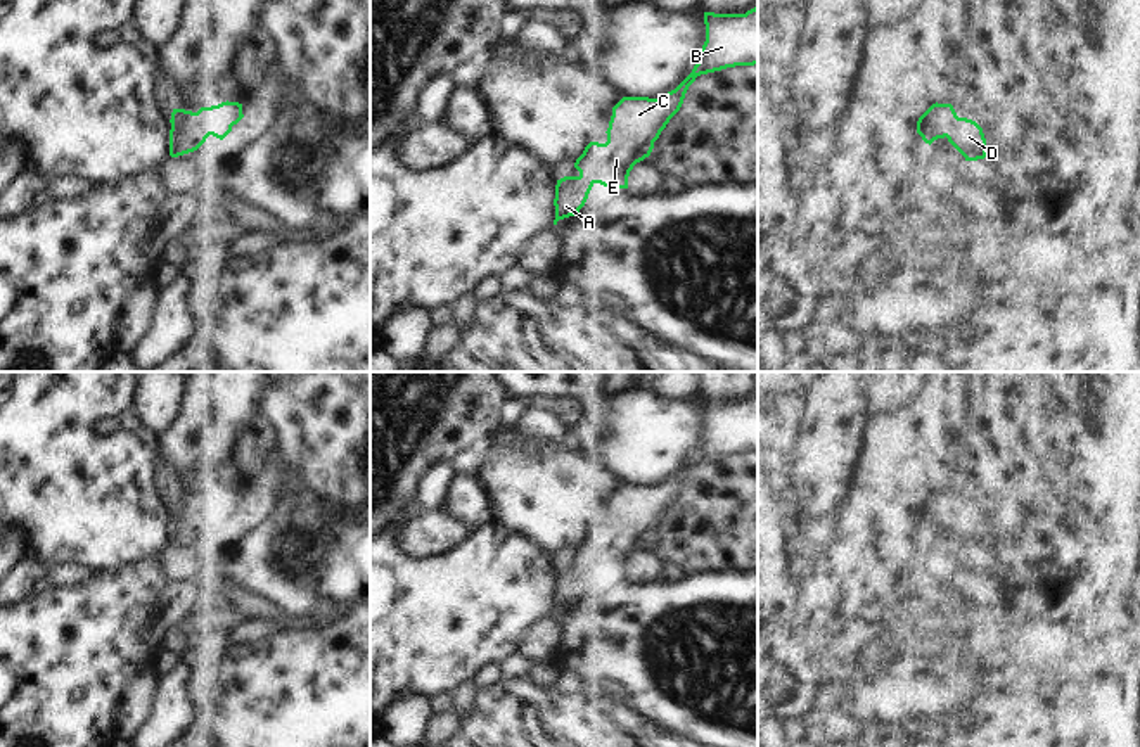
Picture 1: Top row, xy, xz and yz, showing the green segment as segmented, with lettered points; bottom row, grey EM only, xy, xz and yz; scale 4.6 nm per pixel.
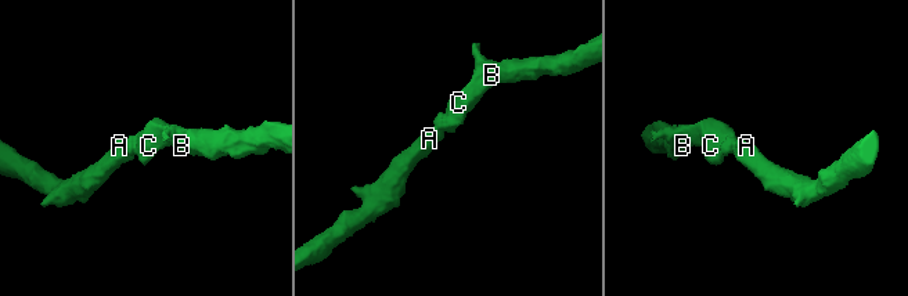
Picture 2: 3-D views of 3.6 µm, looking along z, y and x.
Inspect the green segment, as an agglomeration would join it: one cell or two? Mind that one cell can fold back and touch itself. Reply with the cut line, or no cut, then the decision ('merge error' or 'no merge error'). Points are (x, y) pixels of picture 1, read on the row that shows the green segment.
no cut; no merge error

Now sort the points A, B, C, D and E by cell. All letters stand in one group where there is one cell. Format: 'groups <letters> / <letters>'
groups A B C D E

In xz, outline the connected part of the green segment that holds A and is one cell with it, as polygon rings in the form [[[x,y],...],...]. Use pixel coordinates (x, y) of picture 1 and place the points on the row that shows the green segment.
[[[758,7],[746,14],[704,12],[704,24],[706,42],[692,73],[664,97],[623,97],[612,107],[607,142],[590,142],[574,163],[580,175],[557,180],[554,225],[578,214],[595,183],[628,188],[630,171],[650,156],[697,76],[758,64]]]

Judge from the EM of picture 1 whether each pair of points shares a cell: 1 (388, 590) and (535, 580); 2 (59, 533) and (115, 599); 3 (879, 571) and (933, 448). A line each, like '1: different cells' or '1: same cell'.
1: same cell
2: different cells
3: same cell

